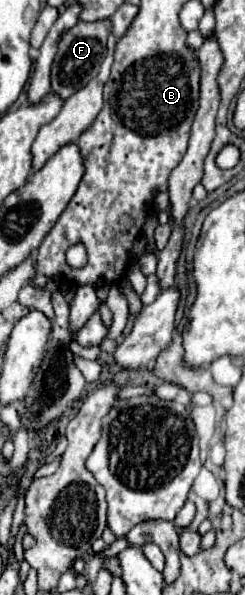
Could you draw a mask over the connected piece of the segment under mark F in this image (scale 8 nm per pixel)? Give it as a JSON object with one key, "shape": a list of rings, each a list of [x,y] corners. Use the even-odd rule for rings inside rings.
{"shape":[[[79,20],[71,30],[67,30],[59,42],[59,52],[51,68],[51,90],[61,98],[69,98],[75,90],[83,88],[91,78],[97,76],[99,66],[107,54],[107,36],[111,34],[111,20],[83,22]]]}

